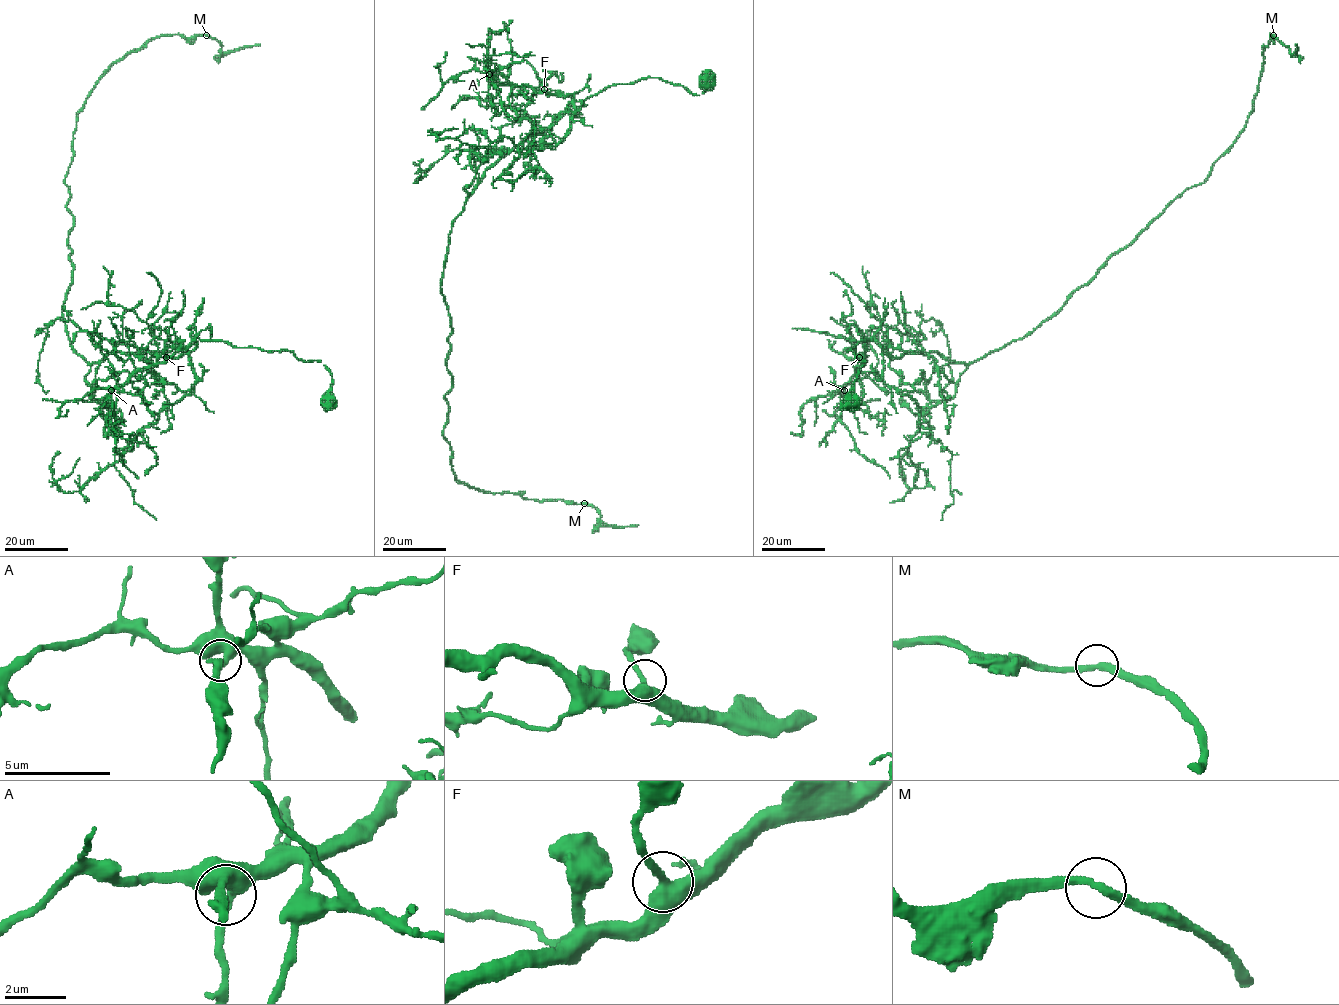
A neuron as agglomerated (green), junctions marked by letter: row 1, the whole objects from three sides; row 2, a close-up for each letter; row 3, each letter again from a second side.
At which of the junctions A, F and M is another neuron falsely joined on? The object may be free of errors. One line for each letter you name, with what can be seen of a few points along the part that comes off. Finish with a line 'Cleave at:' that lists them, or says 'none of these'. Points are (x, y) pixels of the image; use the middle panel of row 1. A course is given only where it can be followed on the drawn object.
Cleave at: none of these

